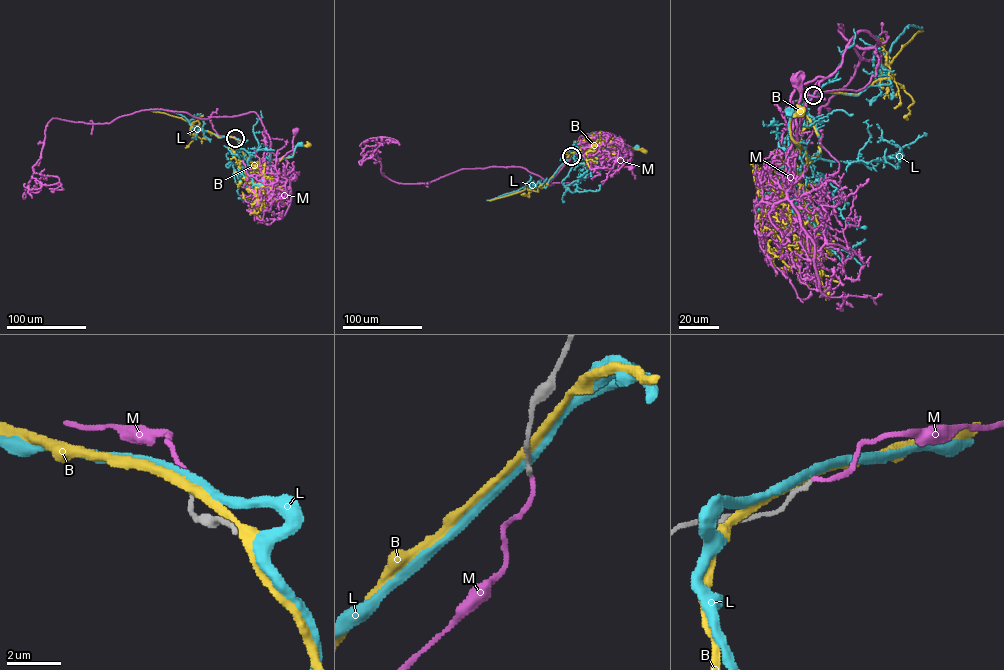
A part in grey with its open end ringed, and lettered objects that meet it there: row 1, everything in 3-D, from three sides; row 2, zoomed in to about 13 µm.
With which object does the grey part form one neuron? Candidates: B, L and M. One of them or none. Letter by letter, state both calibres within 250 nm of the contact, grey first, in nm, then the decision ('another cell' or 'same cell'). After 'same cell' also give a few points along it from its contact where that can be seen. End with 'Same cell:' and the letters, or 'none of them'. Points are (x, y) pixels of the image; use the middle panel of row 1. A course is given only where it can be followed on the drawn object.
B: calibres 200 and 300 nm; another cell
L: calibres 190 and 320 nm; another cell
M: calibres 170 and 140 nm; same cell; course (571, 156), (550, 181), (545, 181), (584, 179), (600, 166), (606, 148), (604, 148), (614, 151), (631, 149)
Same cell: M

